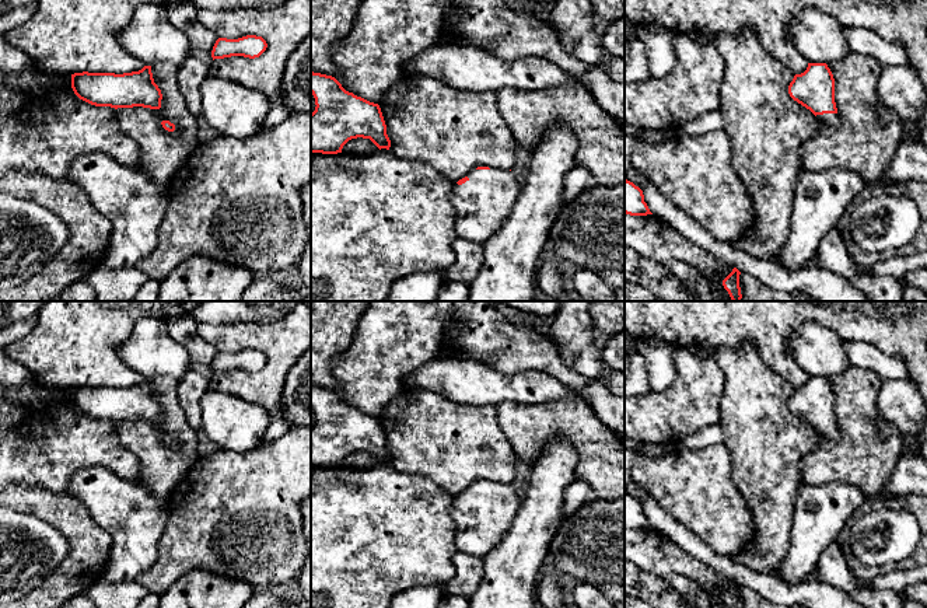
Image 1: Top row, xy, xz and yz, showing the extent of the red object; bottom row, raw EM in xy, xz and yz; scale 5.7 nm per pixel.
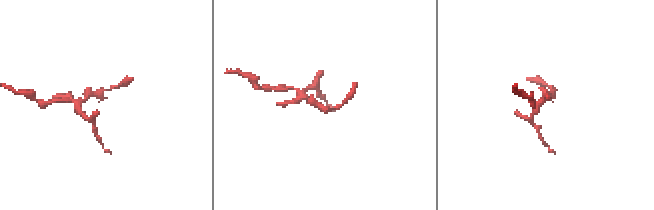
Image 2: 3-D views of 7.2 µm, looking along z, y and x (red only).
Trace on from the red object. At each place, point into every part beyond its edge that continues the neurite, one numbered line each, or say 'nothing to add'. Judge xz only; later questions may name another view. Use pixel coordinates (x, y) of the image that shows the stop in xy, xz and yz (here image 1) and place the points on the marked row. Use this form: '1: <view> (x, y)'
1: xz (482, 205)

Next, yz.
1: yz (831, 119)

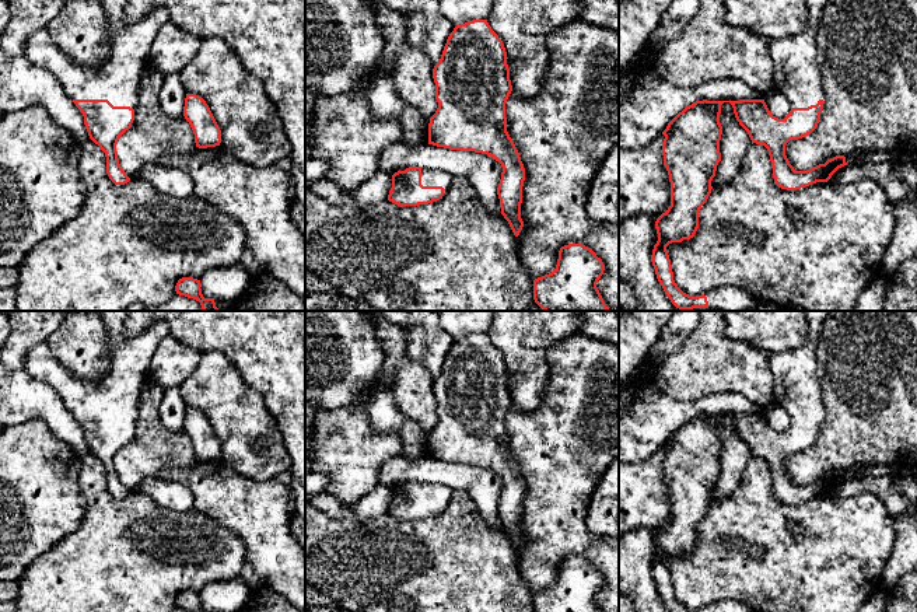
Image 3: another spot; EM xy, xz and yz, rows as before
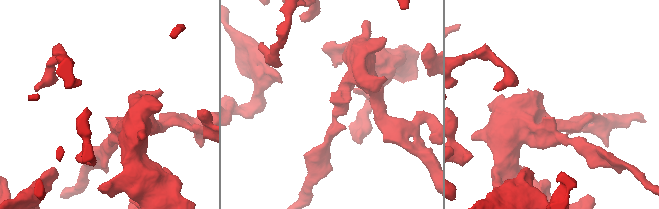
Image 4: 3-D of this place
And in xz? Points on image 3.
1: xz (429, 177)

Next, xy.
1: xy (118, 79)

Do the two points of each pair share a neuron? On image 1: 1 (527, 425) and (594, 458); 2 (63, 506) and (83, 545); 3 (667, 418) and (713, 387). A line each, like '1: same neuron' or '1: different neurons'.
1: same neuron
2: same neuron
3: same neuron

